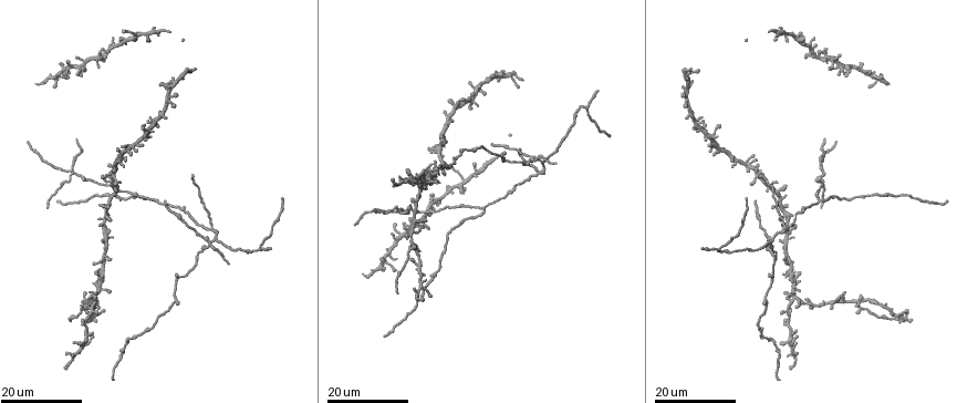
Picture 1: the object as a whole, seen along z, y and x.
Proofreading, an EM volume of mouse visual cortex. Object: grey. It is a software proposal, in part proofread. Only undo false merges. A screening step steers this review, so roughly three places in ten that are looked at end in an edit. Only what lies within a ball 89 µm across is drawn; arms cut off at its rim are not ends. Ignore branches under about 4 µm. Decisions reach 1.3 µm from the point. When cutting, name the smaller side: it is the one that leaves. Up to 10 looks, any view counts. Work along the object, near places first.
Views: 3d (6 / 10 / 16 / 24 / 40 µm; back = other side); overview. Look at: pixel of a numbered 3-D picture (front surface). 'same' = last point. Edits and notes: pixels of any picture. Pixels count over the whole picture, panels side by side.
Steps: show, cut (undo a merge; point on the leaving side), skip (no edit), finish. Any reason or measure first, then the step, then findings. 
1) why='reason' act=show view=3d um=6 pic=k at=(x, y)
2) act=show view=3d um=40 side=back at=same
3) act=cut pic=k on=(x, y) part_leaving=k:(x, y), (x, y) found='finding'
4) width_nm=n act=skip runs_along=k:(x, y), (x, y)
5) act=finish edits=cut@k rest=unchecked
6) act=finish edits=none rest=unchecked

why='four-way junction' act=show view=3d um=16 pic=1 at=(71, 171)

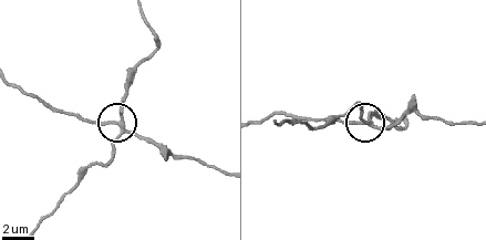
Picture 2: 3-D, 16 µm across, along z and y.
act=show view=3d um=10 pic=2 at=(117, 125)

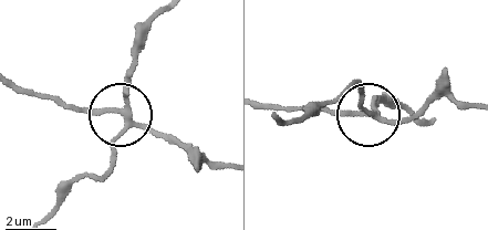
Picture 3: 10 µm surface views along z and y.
act=show view=3d um=10 side=back pic=3 at=(365, 114)

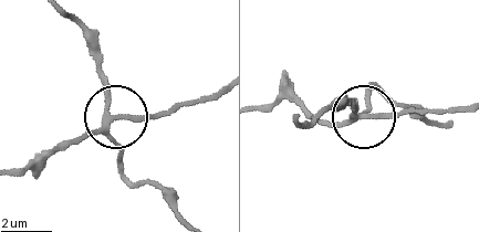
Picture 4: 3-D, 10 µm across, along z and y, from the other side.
arms=4 act=cut pic=4 on=(105, 83) part_leaving=4:(104, 125), (123, 174), (155, 187), (180, 218) found='a second neuron is stuck on'

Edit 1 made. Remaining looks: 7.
why='arms part here' act=show view=3d um=16 pic=1 at=(855, 299)

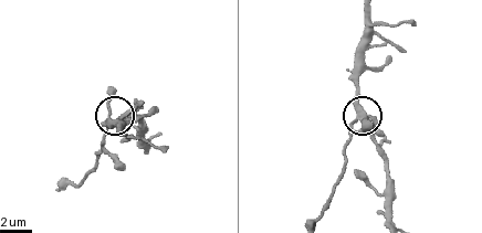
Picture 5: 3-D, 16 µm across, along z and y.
act=show view=3d um=10 pic=5 at=(355, 117)

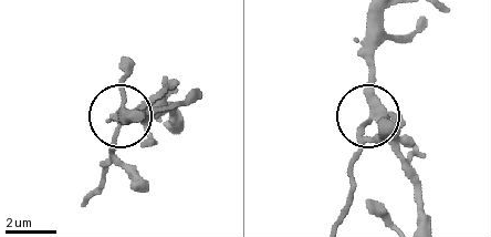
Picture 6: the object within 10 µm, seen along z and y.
side_arm_um=15 act=cut pic=6 on=(110, 150) part_leaving=6:(368, 123), (341, 218) found='two neurons meet here'

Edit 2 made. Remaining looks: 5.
act=show view=overview

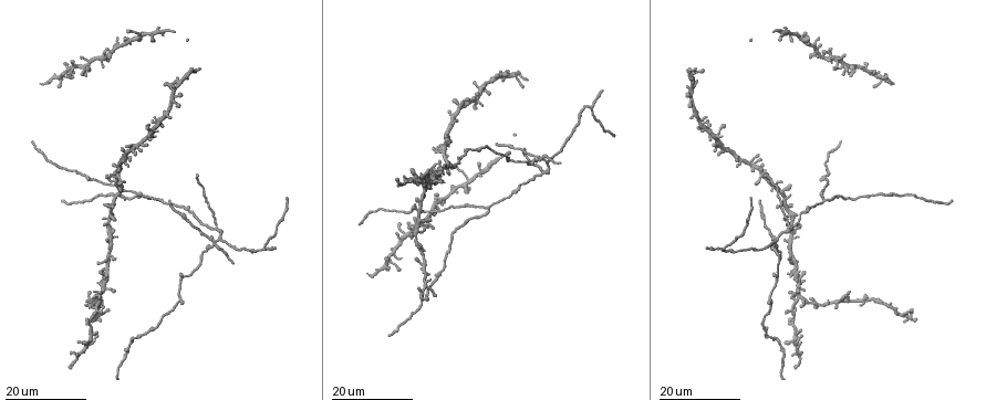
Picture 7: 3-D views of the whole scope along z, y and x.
why='small branch off a trunk' act=show view=3d um=16 pic=7 at=(542, 172)

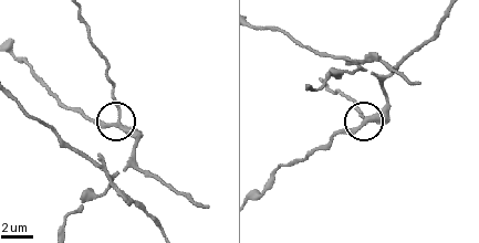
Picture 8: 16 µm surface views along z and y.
act=show view=3d um=6 pic=8 at=(365, 117)

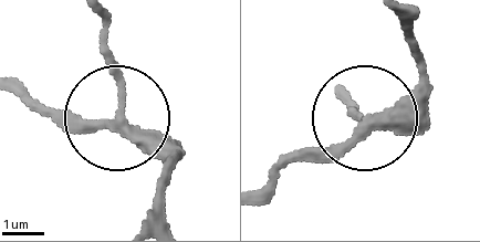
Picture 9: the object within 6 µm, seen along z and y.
act=skip runs_along=9:(13, 84), (44, 109), (108, 119), (118, 102), (108, 18) found='one neuron here'

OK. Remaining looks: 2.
why='three arms meet' act=show view=3d um=24 pic=7 at=(593, 108)

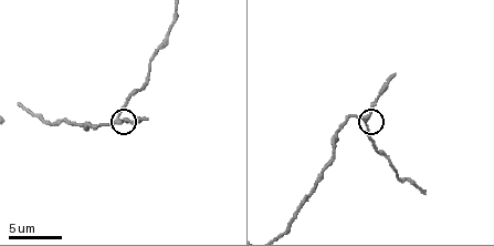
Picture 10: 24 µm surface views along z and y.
act=show view=3d um=10 pic=10 at=(367, 122)

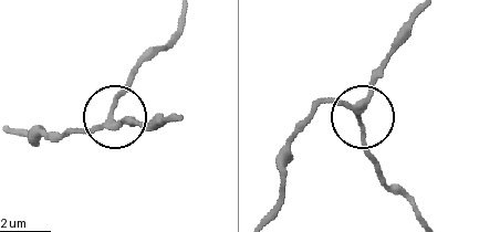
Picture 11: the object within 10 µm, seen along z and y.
width_nm=180 act=skip found='all the same neuron'

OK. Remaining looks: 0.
act=finish edits=cut@4,cut@6 rest=unchecked

